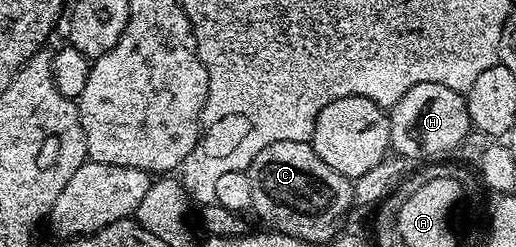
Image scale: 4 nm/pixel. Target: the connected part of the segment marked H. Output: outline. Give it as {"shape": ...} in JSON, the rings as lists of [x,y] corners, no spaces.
{"shape":[[[417,83],[417,87],[409,87],[395,105],[390,106],[389,131],[391,132],[391,149],[408,162],[423,161],[426,157],[439,157],[442,153],[454,154],[462,140],[473,129],[467,110],[467,99],[464,94],[453,91],[441,83]]]}

